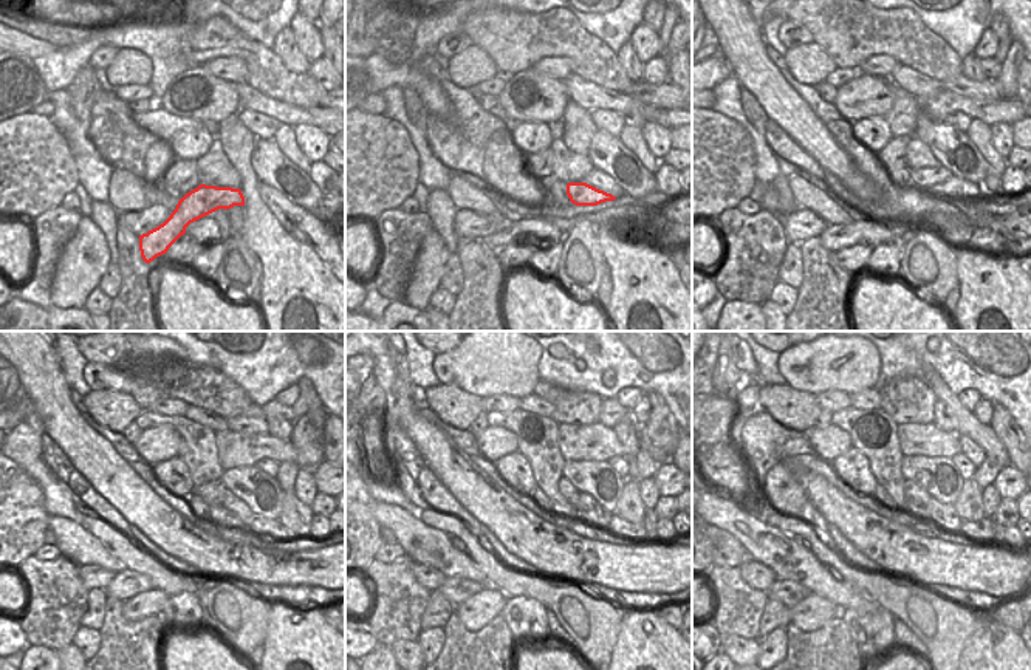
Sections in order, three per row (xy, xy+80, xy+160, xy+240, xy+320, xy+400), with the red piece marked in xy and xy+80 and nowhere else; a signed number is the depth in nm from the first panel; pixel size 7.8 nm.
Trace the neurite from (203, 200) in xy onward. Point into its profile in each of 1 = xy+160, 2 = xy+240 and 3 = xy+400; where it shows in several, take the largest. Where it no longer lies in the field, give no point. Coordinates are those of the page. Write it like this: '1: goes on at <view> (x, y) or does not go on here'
1: goes on at xy+160 (955, 186)
2: goes on at xy+240 (273, 528)
3: goes on at xy+400 (982, 531)

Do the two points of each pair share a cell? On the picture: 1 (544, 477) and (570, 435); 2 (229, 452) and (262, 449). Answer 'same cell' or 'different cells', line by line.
1: different cells
2: same cell

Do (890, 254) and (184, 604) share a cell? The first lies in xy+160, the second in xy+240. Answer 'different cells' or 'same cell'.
same cell

